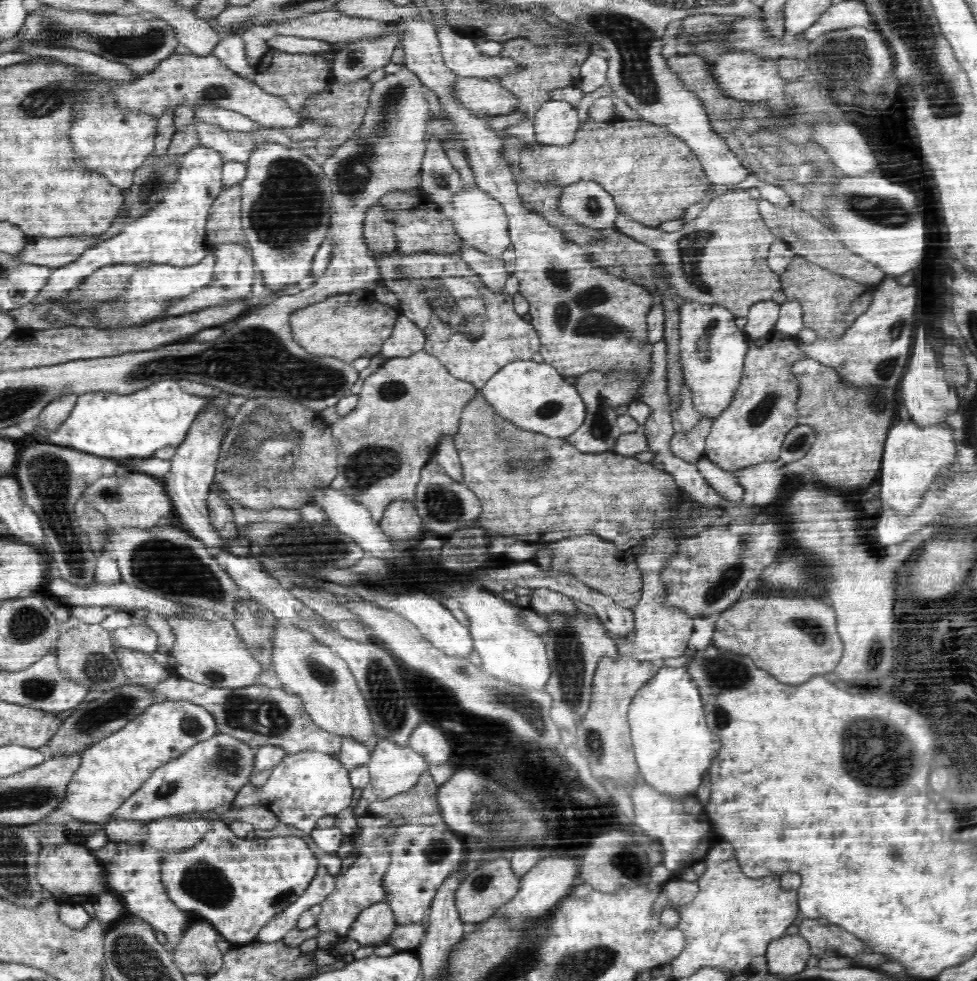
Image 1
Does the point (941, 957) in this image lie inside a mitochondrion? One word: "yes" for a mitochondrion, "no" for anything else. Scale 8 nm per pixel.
no

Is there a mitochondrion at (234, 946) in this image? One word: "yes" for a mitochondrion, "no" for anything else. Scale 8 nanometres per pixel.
no

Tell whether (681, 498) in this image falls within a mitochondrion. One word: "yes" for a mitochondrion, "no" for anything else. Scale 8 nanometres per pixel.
no

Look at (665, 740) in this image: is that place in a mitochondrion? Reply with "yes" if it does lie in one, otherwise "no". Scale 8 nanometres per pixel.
no

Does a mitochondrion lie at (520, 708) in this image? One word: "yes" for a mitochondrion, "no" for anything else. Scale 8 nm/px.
yes

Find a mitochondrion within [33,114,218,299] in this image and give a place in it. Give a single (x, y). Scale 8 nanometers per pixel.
(153, 182)

